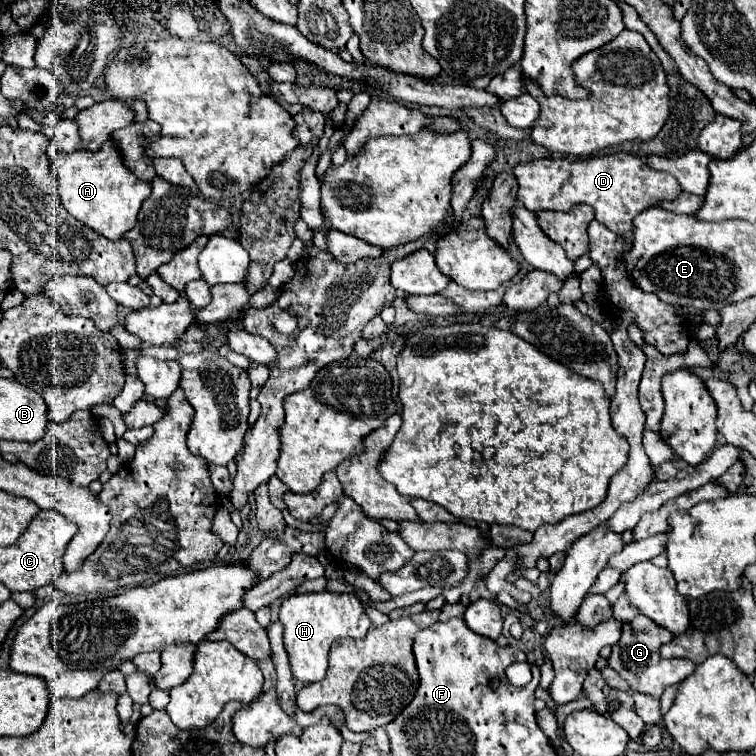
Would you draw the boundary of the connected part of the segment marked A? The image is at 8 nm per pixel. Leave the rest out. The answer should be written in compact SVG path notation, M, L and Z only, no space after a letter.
M114 140L104 142L98 152L76 150L74 154L56 154L52 172L58 180L58 194L64 208L76 220L90 226L108 240L120 240L124 232L134 228L140 206L152 192L150 182L138 180L126 168L122 154L118 154L118 146L114 146Z

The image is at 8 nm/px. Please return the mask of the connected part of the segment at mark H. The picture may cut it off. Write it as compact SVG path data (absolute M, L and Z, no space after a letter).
M318 592L318 594L292 594L280 606L280 622L284 624L284 646L290 658L292 674L296 680L310 684L326 676L328 652L338 638L364 638L370 628L364 604L354 594Z

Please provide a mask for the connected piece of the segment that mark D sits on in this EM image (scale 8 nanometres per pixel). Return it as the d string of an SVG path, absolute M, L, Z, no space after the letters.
M608 154L590 160L570 160L570 158L544 158L528 164L518 164L514 176L520 184L518 202L530 210L570 210L576 204L588 204L596 210L596 220L602 222L616 234L632 232L632 220L652 206L664 200L678 198L682 188L678 180L666 172L650 168L644 160L632 154Z

